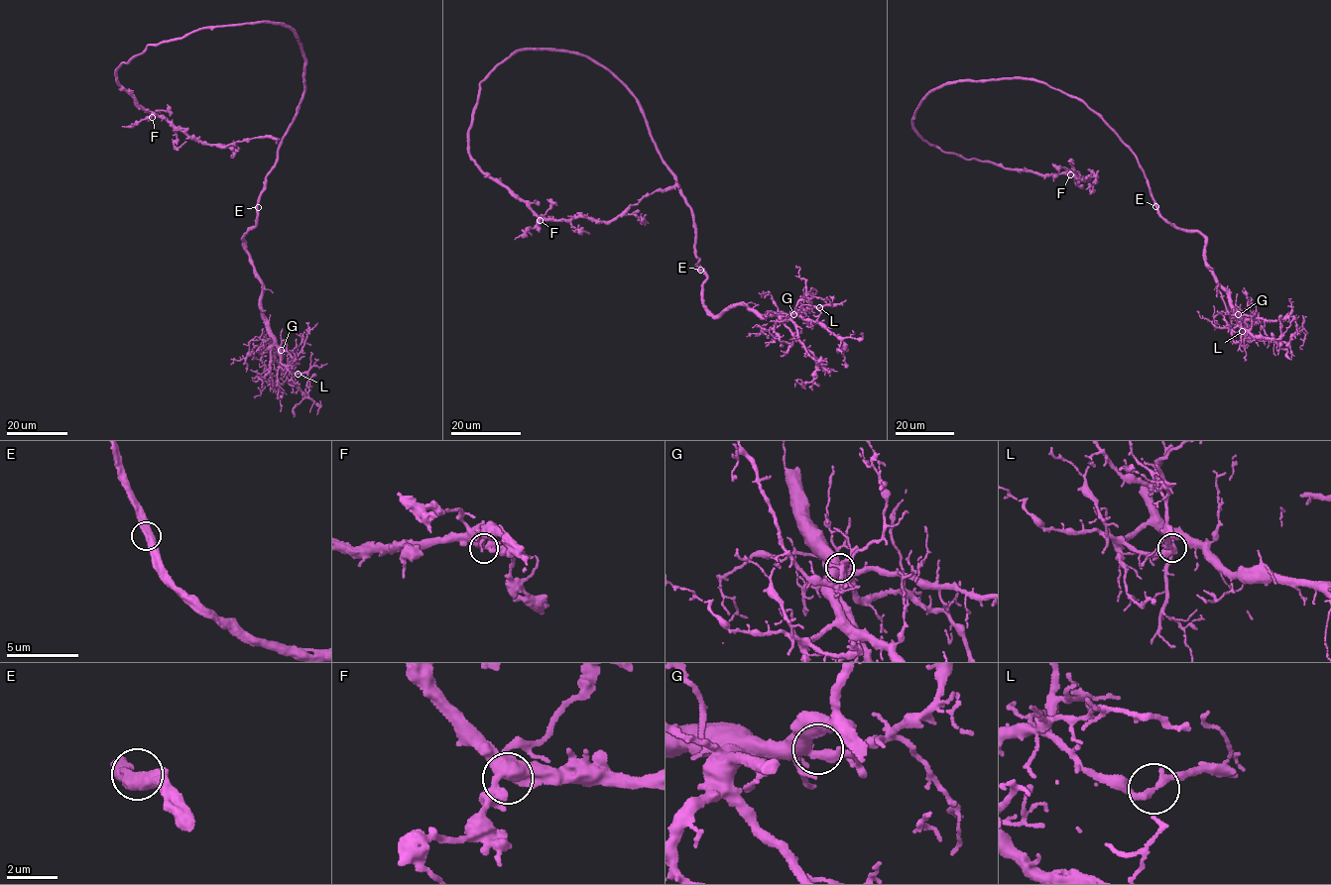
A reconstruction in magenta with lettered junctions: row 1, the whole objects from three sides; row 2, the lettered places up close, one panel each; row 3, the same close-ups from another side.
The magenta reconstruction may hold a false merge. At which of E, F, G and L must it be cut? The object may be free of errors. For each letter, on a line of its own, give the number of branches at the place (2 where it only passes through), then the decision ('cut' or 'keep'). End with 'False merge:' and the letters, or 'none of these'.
E: branches 2; keep
F: branches 2; keep
G: branches 2; keep
L: branches 2; keep
False merge: none of these

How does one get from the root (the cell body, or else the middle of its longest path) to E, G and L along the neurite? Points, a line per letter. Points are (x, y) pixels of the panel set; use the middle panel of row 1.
E: (654, 140), (662, 163), (673, 174), (690, 209), (700, 269)
G: (654, 140), (692, 215), (696, 264), (706, 277), (704, 308), (714, 316), (742, 303), (764, 316), (793, 314)
L: (654, 140), (692, 215), (704, 308), (714, 316), (746, 304), (764, 316), (794, 311), (802, 299), (819, 307)

